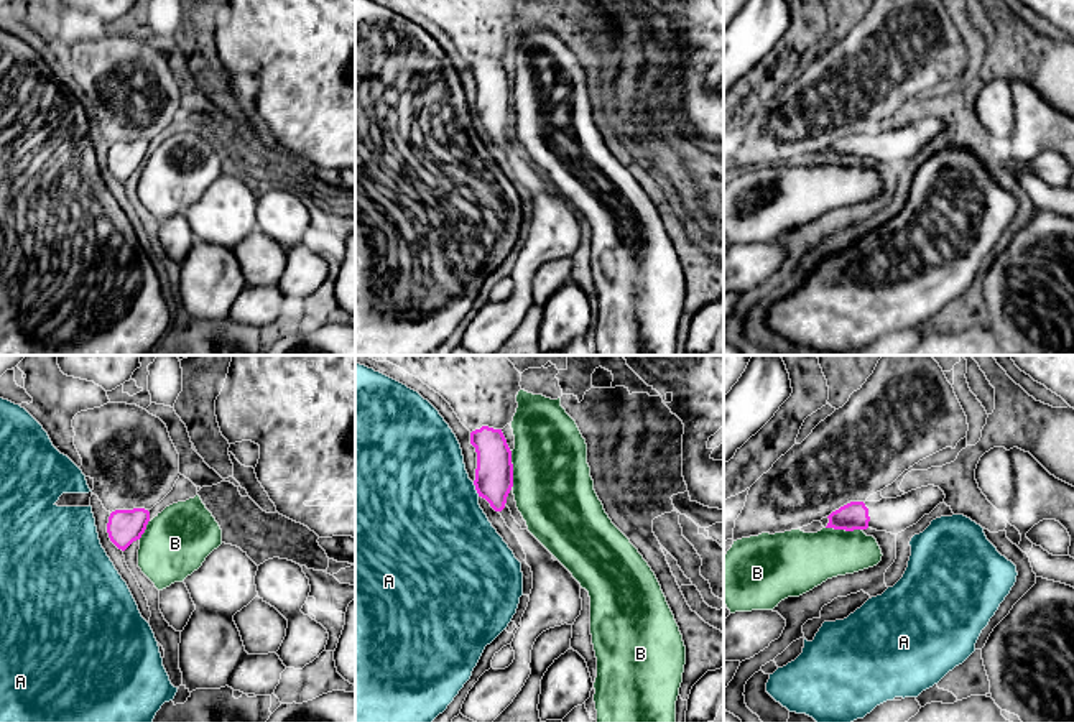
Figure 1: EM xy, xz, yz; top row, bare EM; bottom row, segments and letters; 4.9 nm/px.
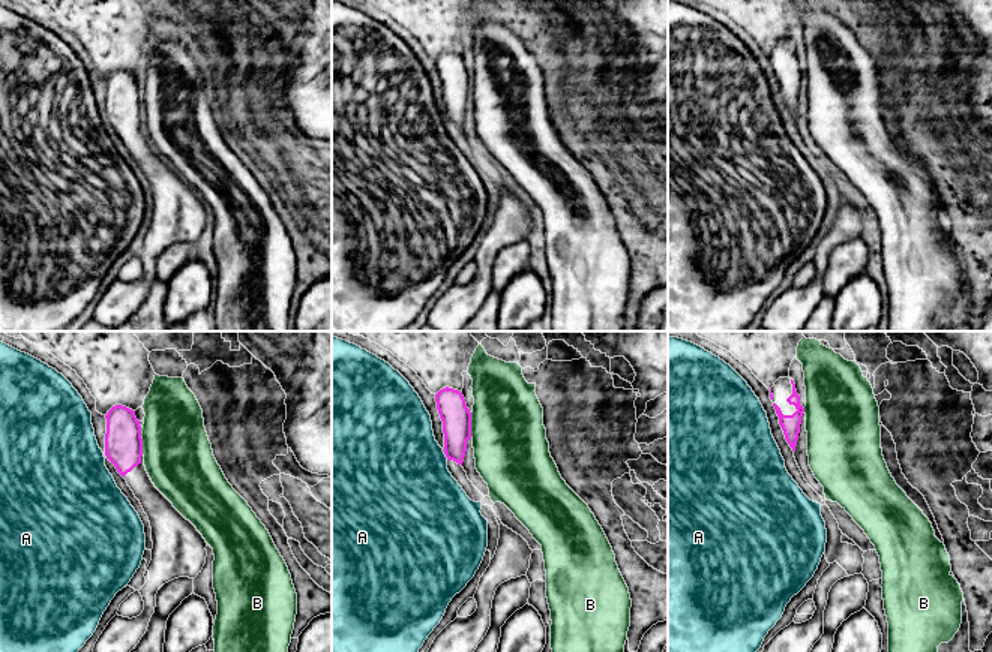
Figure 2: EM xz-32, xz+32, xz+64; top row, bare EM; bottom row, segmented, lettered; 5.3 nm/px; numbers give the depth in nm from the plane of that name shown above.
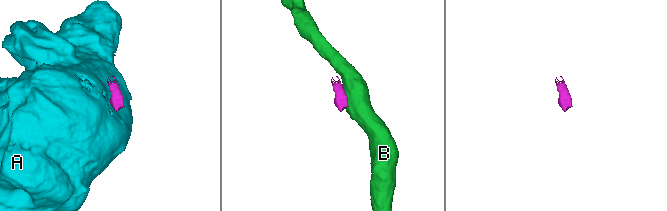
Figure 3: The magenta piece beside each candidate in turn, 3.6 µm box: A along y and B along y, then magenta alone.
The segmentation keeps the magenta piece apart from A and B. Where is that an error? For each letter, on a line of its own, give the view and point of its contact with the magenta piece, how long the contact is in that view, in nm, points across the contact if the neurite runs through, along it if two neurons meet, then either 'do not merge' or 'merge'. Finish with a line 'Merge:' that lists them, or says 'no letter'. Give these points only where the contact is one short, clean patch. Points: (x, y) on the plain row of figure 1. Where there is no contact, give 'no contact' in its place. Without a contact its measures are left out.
A: xz (476, 120) | 80 nm | along xz (472, 114), (479, 127) | do not merge
B: xz (512, 101) | 180 nm | along xz (510, 83), (512, 119) | do not merge
Merge: no letter

